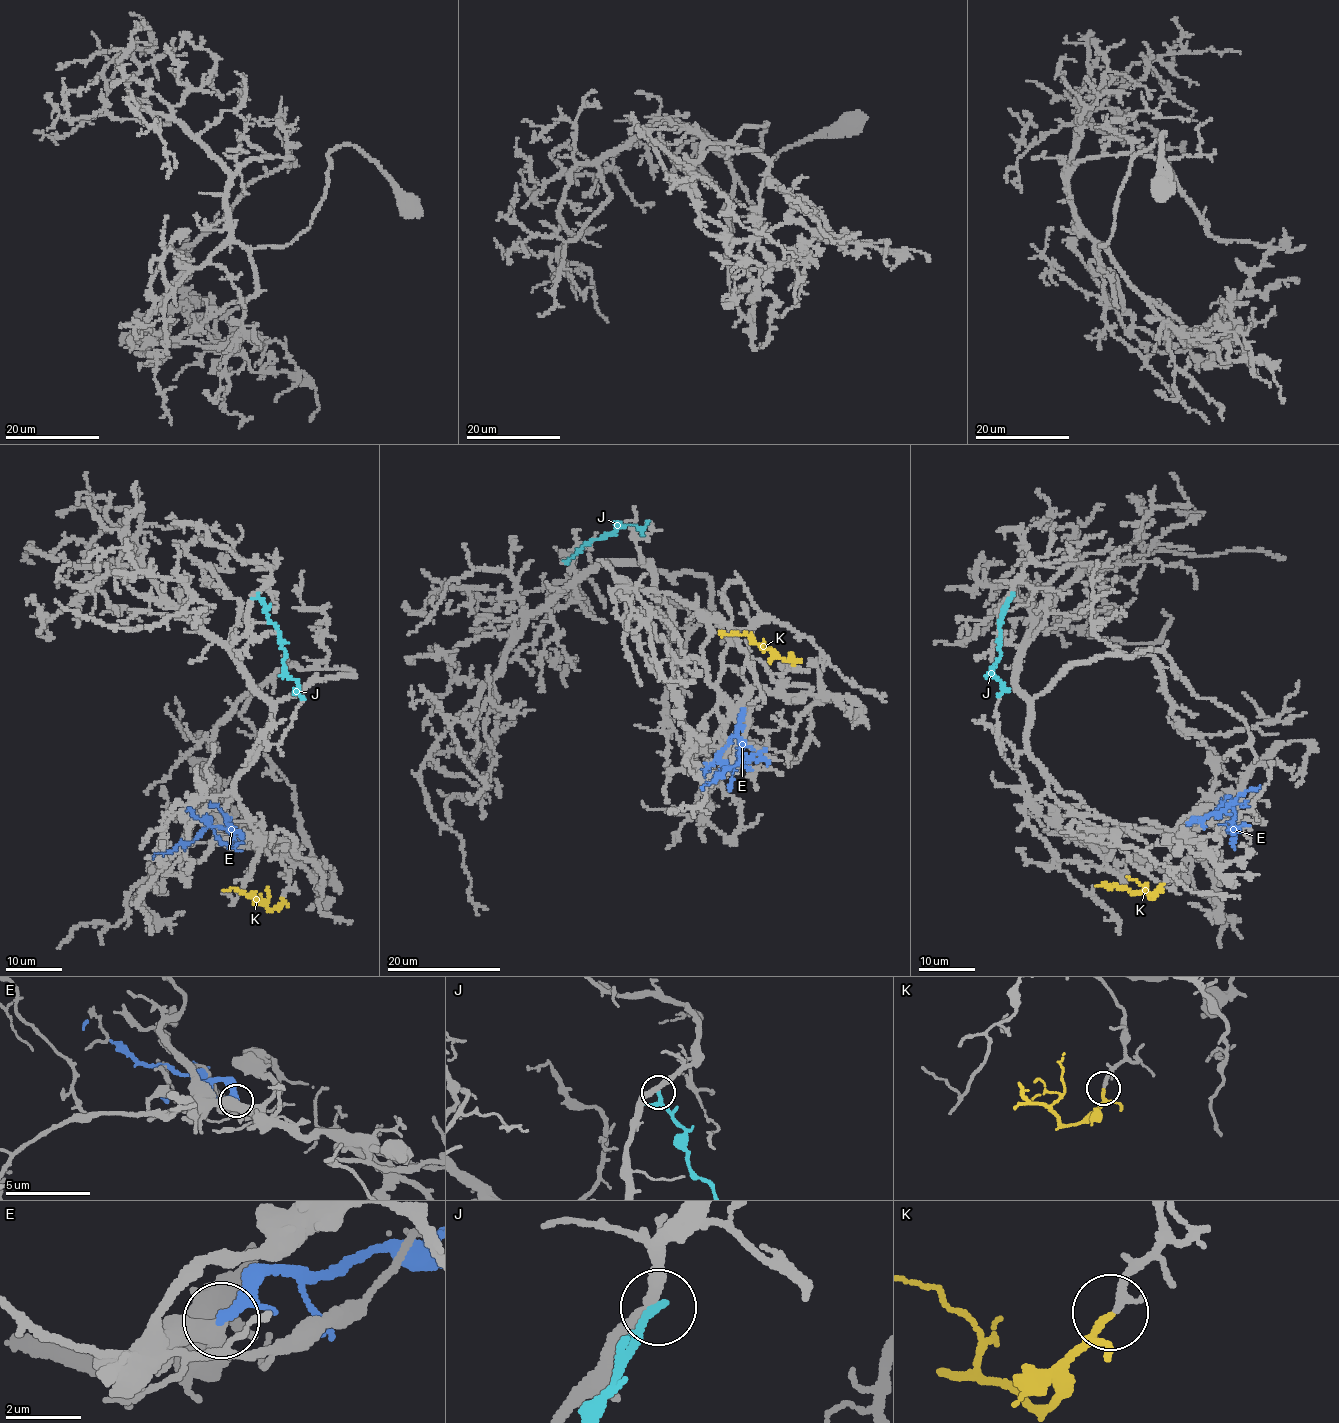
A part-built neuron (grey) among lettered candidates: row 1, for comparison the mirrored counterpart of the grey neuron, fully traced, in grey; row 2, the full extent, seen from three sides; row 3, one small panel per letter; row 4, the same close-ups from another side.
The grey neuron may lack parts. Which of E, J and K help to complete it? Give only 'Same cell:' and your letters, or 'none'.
Same cell: K

